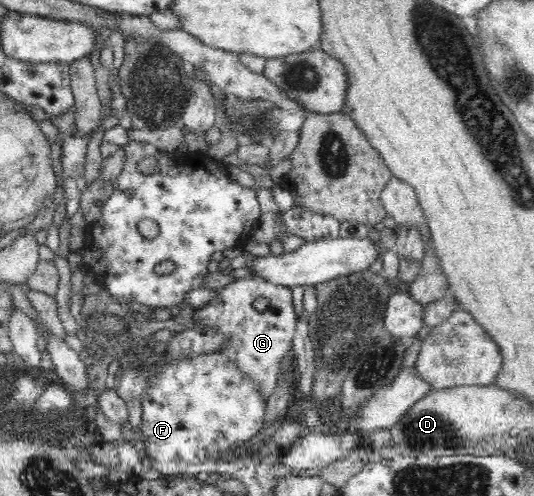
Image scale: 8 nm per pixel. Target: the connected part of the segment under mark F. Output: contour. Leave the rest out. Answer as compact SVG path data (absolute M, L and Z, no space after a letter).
M218 351L200 357L167 361L160 368L158 376L153 388L141 402L141 440L146 452L149 452L151 458L155 458L157 462L185 460L185 464L197 464L197 468L201 466L201 477L206 479L211 468L203 470L203 464L215 462L217 456L225 454L235 442L245 442L261 430L266 400L261 397L256 384L244 378L237 366L231 365L227 357Z

